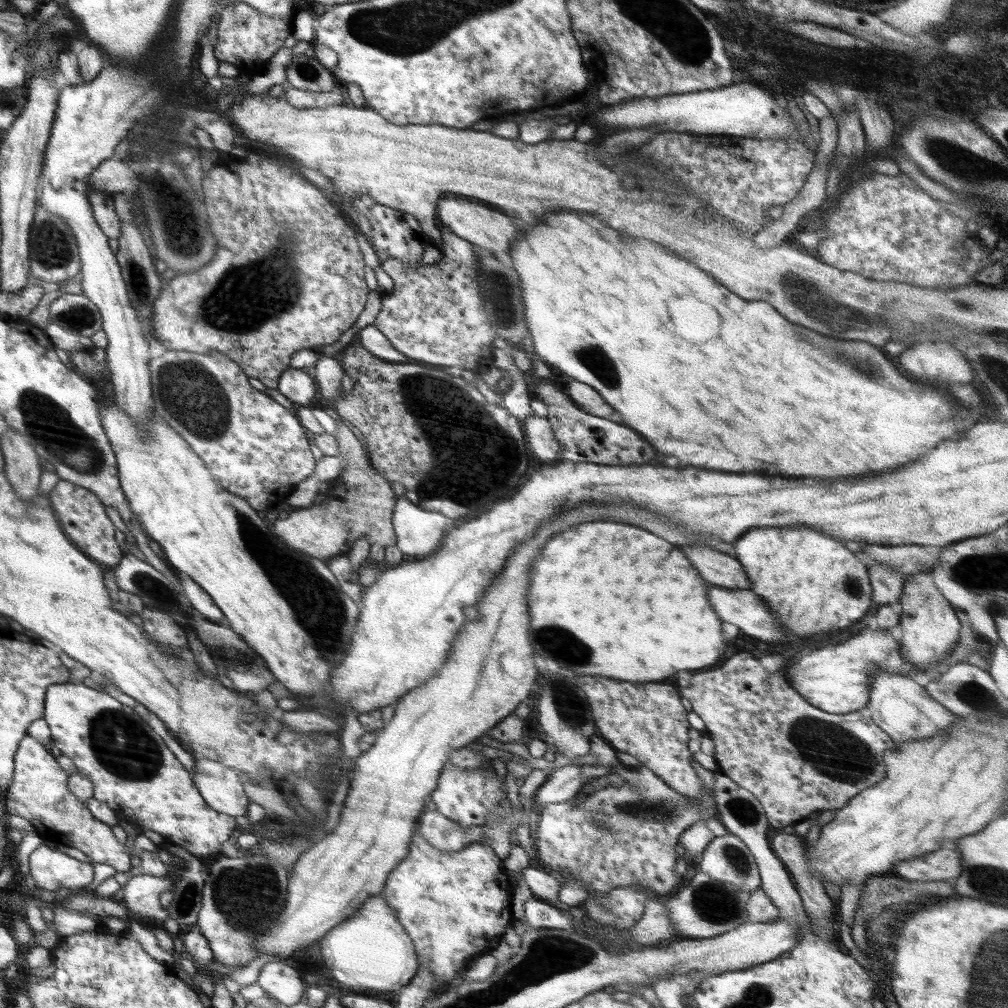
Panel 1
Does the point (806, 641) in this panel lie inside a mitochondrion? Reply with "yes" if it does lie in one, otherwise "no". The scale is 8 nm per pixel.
no

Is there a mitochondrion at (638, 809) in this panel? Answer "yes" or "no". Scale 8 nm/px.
yes

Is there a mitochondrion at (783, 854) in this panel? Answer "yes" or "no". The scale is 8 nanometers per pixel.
no

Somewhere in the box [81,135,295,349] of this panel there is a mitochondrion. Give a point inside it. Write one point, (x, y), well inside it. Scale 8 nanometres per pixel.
(177, 228)

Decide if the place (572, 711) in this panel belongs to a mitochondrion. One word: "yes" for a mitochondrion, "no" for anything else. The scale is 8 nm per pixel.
yes

